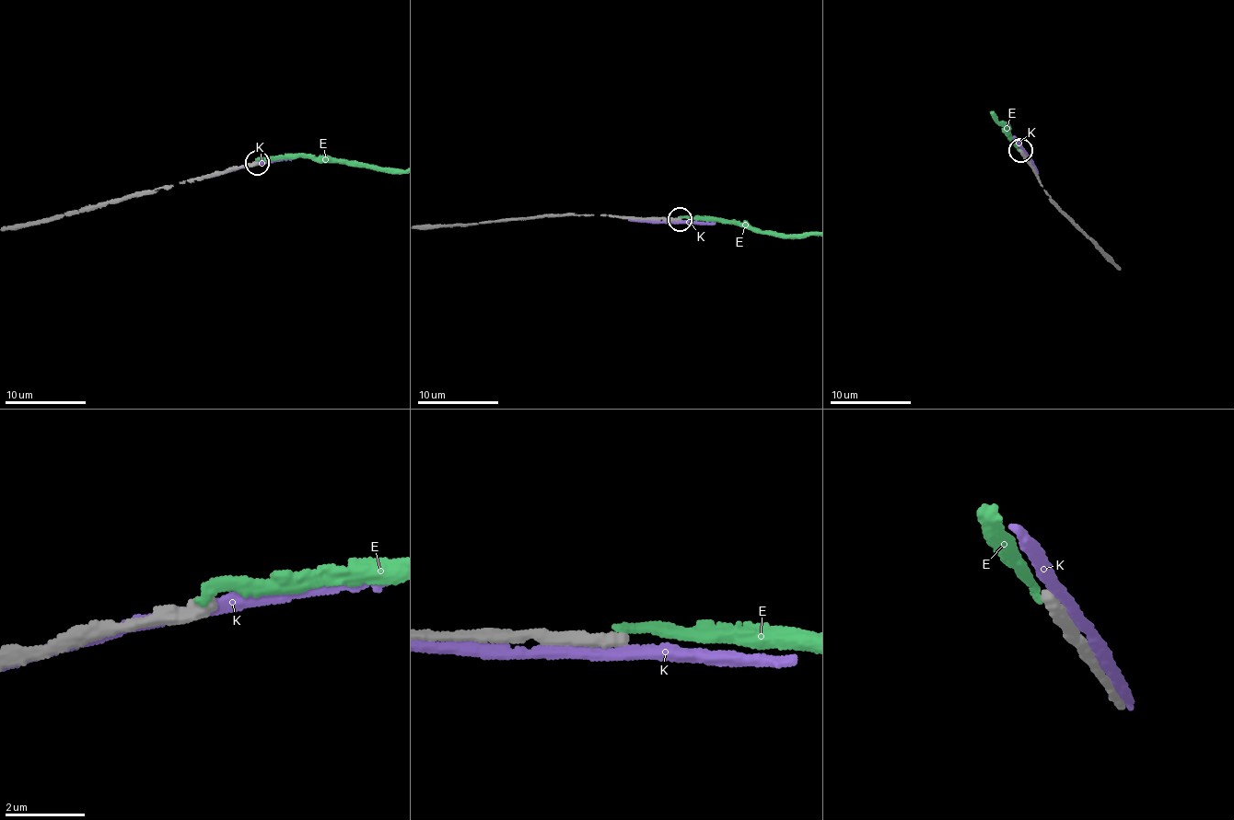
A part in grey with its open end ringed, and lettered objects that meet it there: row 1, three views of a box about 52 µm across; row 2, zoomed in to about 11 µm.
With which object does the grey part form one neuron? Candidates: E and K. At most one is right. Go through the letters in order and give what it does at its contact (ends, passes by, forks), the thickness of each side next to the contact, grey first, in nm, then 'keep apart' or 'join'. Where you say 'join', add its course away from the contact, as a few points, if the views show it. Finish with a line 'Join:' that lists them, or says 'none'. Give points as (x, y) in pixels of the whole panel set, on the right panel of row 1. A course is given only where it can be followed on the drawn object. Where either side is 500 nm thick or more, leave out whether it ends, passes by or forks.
E: it ends there; 360 nm thick on the grey side, 240 nm on the other; keep apart
K: it passes by; 300 nm thick on the grey side, 280 nm on the other; keep apart
Join: none

